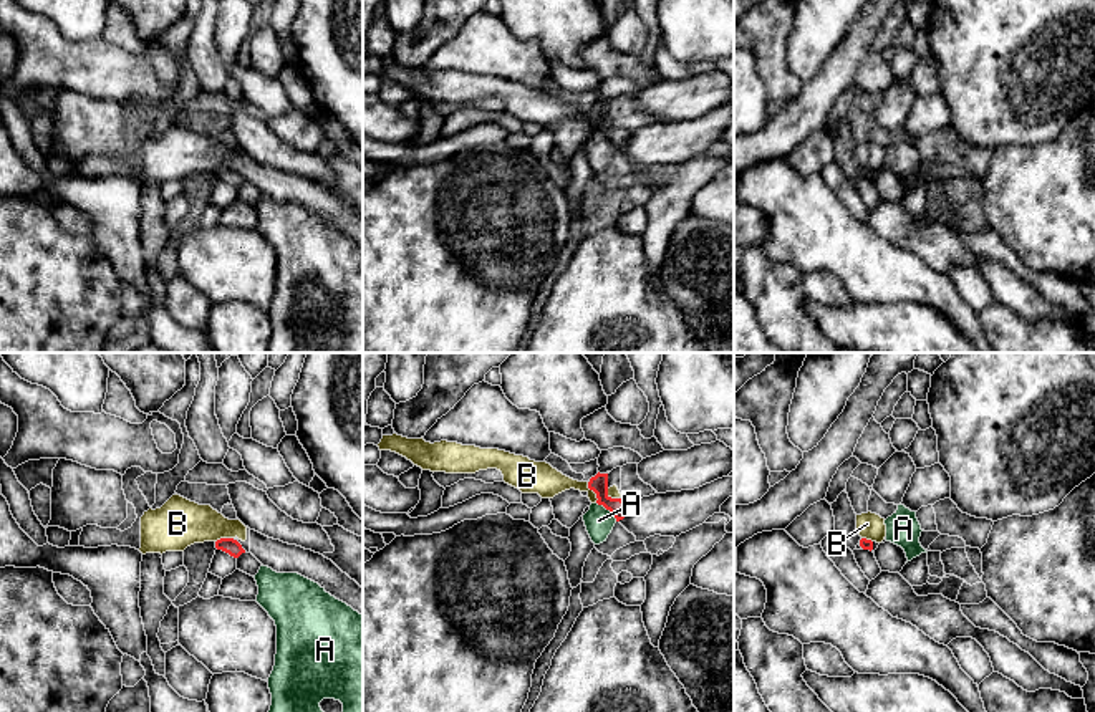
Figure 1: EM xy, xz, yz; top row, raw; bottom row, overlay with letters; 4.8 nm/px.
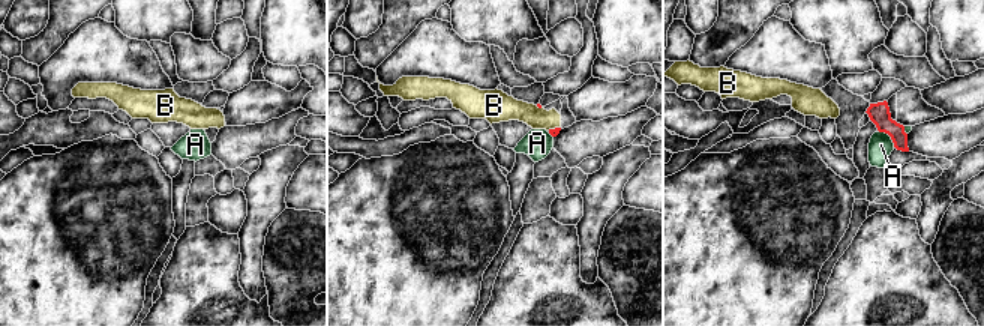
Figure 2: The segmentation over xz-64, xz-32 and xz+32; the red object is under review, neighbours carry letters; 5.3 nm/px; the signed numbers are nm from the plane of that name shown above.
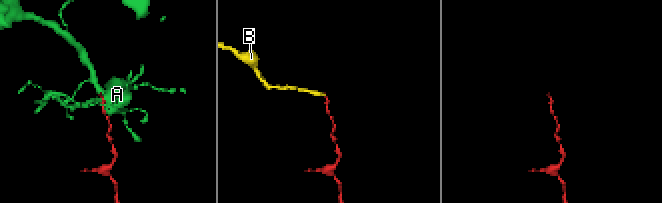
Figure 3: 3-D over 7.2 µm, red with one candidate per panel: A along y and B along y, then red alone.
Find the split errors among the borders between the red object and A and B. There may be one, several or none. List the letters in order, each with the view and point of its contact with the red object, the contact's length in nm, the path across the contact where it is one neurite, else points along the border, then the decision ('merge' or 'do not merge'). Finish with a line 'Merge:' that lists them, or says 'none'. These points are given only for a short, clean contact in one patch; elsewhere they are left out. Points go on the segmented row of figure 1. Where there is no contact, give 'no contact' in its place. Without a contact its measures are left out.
A: meets red in xz at (608, 509); contact 140 nm long; do not merge
B: meets red in xz at (593, 490); contact 120 nm long; border along xz (587, 482), (597, 502); do not merge
Merge: none

